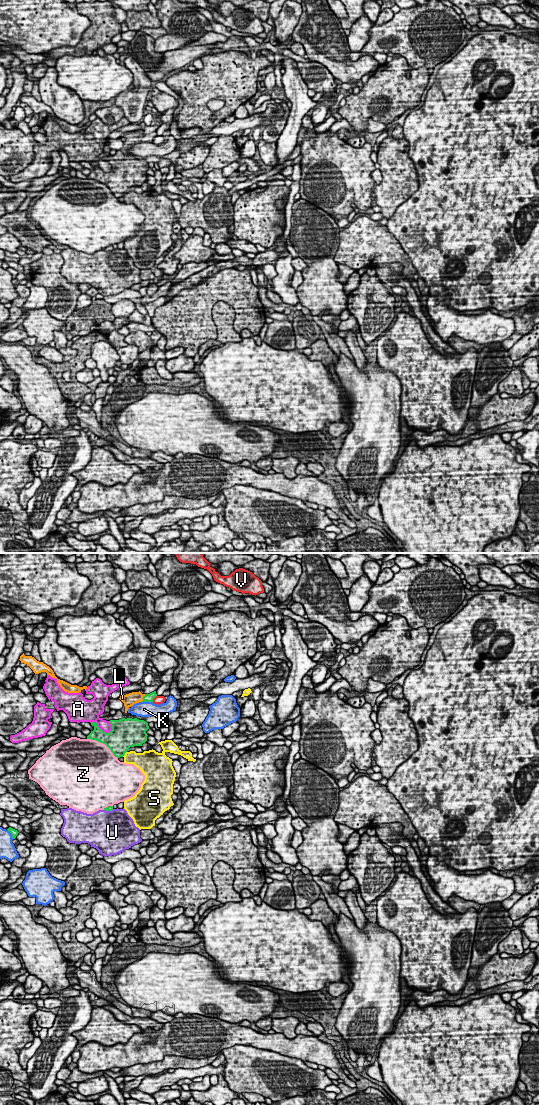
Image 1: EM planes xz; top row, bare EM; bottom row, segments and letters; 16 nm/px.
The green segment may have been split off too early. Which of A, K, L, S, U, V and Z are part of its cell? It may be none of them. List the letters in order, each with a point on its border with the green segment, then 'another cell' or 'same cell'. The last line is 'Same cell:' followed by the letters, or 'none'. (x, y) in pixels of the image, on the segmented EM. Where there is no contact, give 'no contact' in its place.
A: xz (101, 729) | another cell
K: xz (147, 701) | another cell
L: xz (143, 698) | same cell
S: xz (124, 754) | another cell
U: xz (108, 810) | another cell
V: xz (154, 697) | another cell
Z: xz (103, 743) | another cell
Same cell: L

